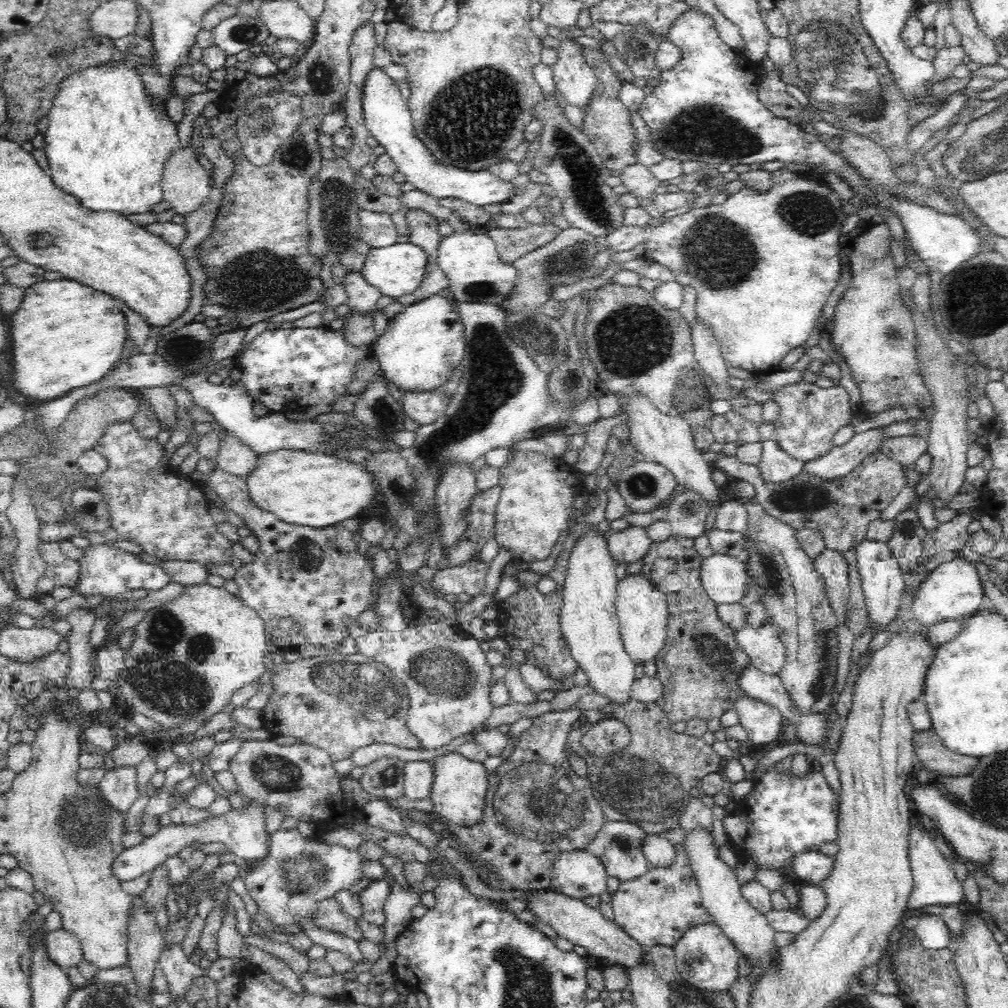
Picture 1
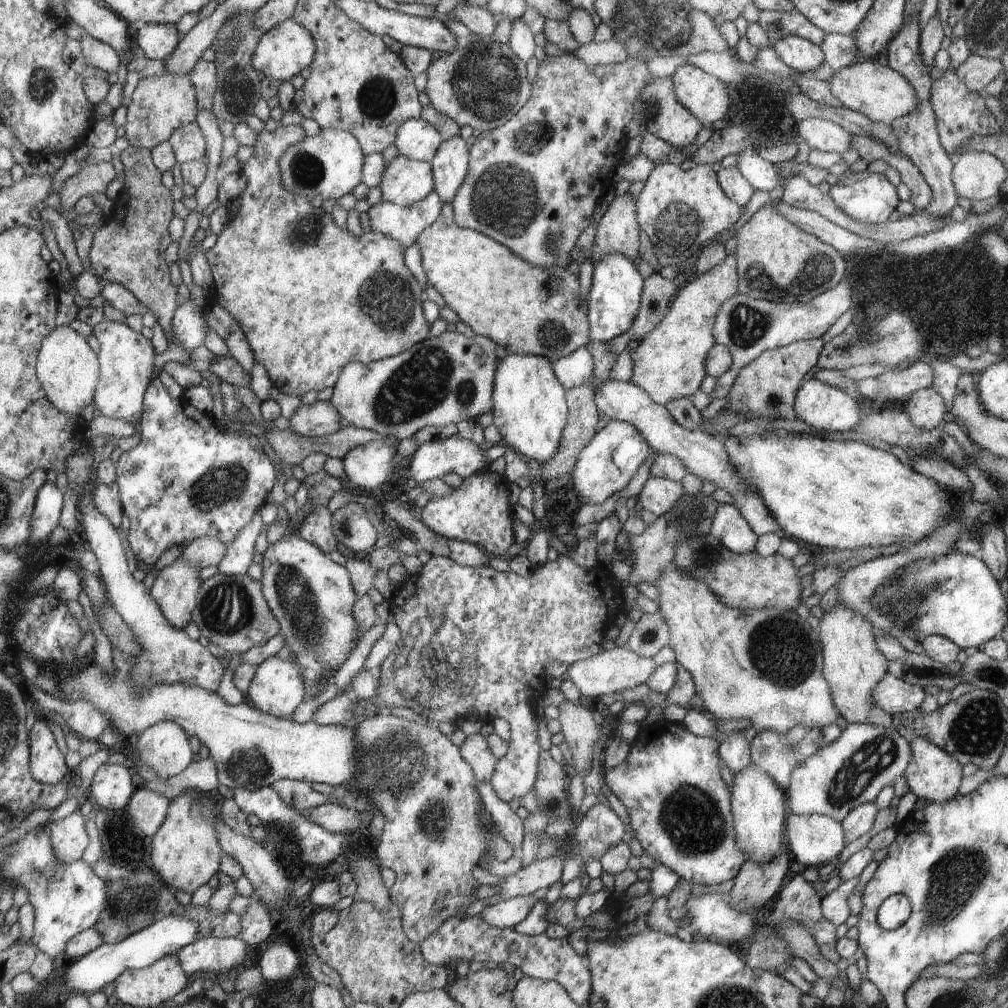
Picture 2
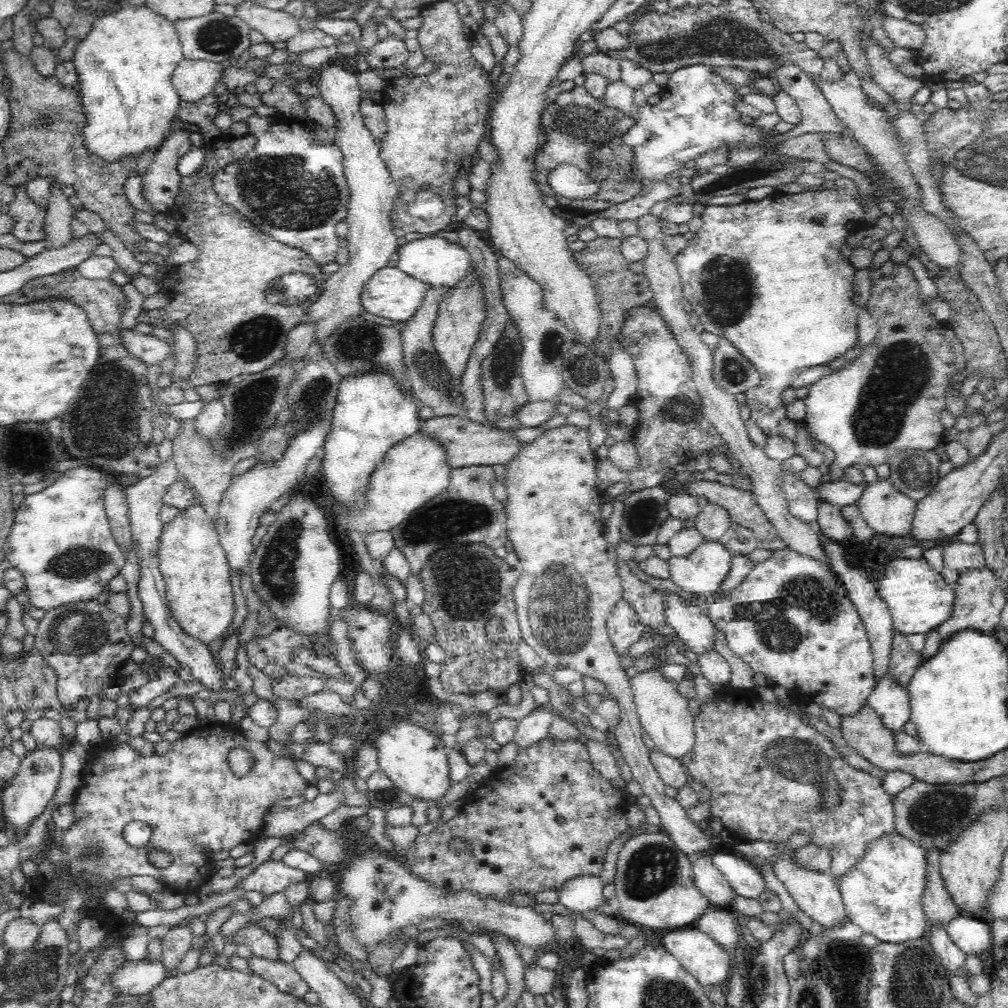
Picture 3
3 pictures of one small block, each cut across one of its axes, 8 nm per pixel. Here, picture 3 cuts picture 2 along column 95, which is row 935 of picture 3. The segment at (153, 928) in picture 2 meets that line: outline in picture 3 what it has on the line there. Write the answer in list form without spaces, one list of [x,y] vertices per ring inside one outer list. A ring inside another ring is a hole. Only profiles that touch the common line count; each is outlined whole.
[[[960,914],[946,925],[946,931],[966,955],[980,955],[993,944],[991,924],[978,917]]]

